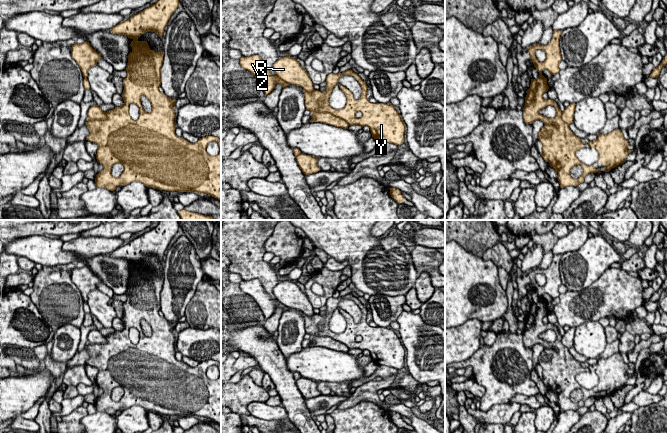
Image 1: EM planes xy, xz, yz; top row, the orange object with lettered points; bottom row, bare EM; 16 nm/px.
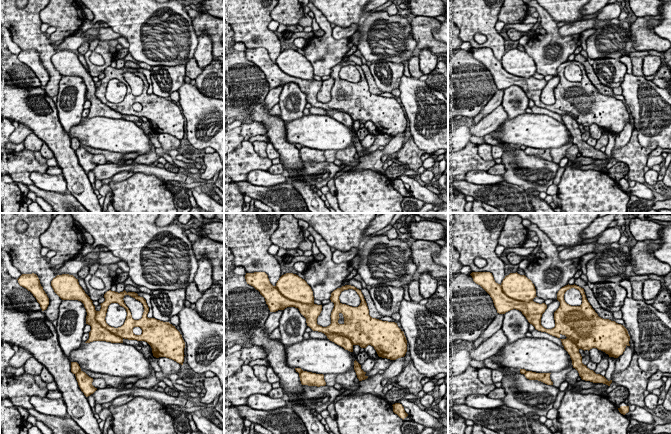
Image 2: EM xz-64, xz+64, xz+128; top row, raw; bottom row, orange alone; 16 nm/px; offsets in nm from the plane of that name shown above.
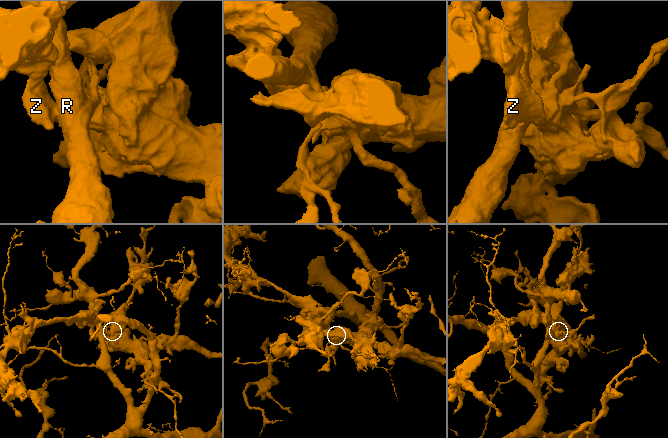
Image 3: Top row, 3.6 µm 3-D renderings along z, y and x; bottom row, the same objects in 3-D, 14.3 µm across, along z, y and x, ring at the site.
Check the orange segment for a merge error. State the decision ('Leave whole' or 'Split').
Split

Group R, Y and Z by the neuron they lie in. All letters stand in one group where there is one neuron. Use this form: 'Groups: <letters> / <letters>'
Groups: R / Y Z

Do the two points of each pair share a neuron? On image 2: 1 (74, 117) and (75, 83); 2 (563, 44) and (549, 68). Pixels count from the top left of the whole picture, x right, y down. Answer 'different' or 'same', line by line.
1: same
2: same

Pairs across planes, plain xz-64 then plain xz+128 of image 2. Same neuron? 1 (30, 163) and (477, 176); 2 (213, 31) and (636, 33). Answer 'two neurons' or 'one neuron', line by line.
1: two neurons
2: one neuron

